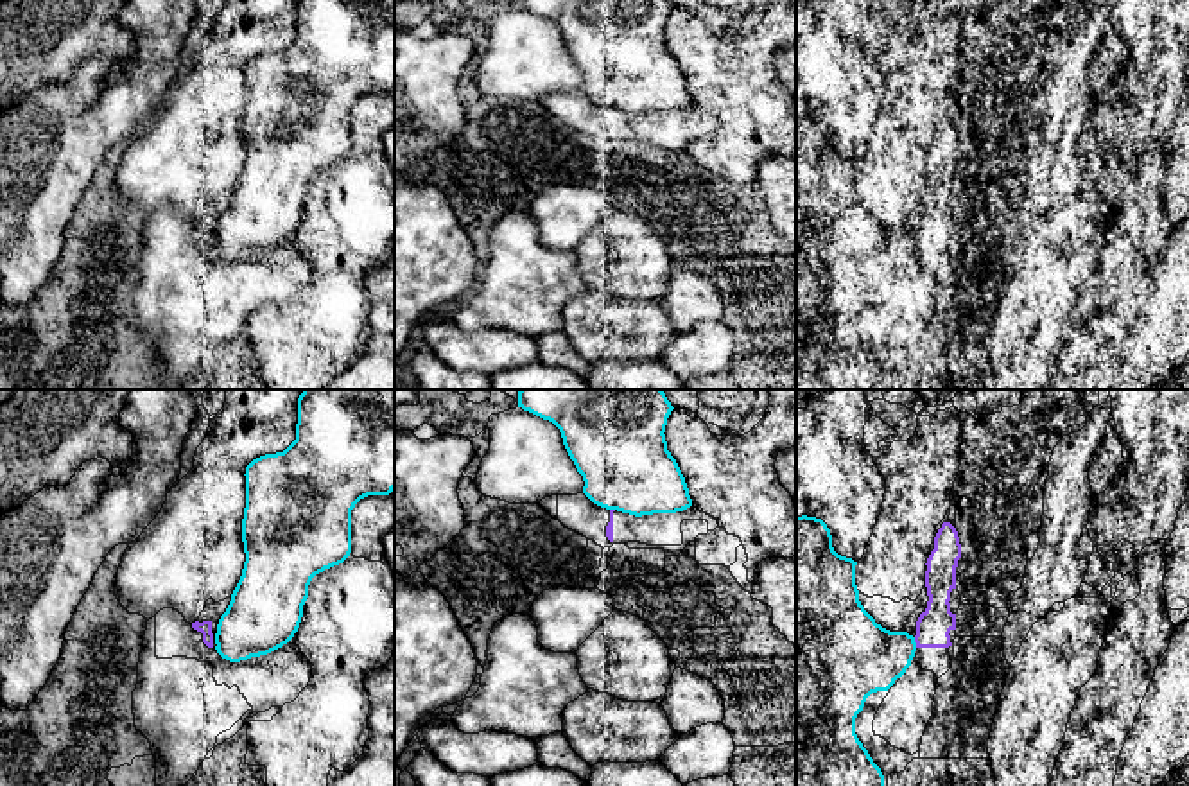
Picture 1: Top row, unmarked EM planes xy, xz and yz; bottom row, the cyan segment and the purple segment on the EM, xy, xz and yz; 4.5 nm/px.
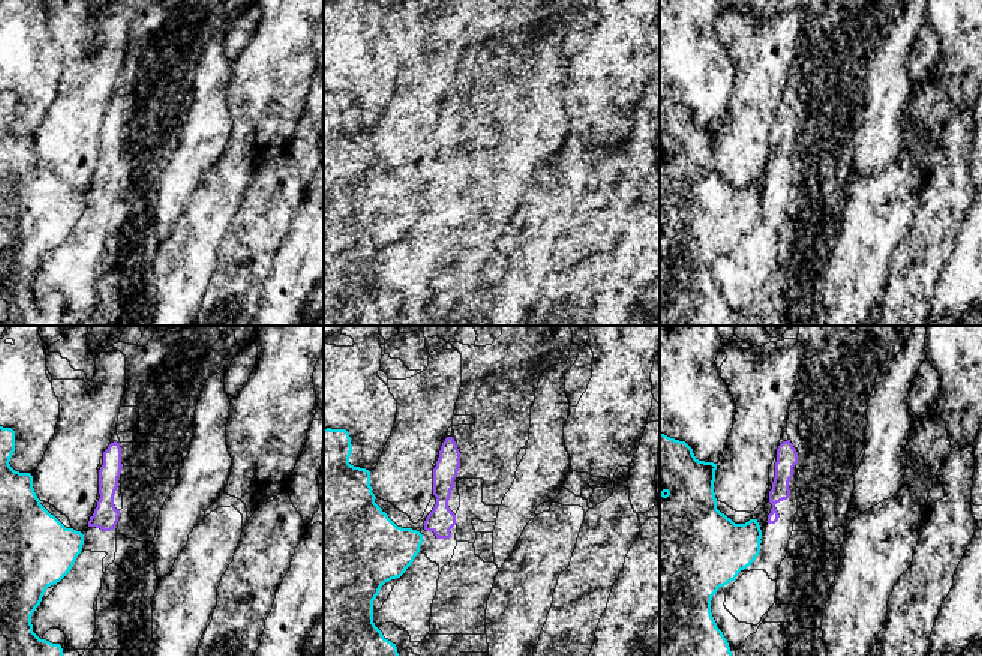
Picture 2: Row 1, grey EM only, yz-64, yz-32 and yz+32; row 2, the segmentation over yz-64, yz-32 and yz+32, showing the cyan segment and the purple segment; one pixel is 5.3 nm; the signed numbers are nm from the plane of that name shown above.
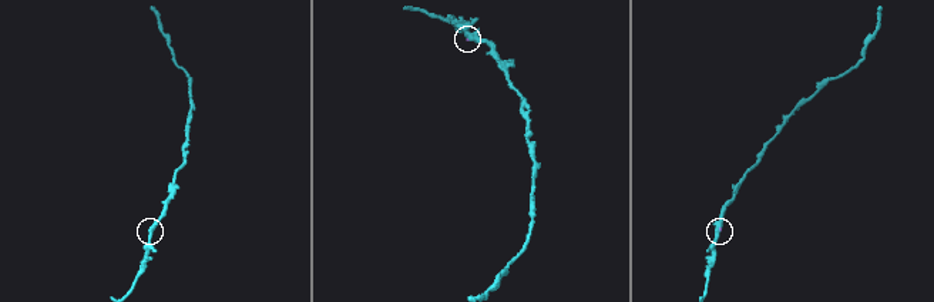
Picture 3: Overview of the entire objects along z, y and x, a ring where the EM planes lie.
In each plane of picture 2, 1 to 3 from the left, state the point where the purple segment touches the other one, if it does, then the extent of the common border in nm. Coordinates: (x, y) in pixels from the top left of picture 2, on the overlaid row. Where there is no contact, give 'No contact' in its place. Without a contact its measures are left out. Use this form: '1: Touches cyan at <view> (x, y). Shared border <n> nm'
1: No contact
2: No contact
3: No contact

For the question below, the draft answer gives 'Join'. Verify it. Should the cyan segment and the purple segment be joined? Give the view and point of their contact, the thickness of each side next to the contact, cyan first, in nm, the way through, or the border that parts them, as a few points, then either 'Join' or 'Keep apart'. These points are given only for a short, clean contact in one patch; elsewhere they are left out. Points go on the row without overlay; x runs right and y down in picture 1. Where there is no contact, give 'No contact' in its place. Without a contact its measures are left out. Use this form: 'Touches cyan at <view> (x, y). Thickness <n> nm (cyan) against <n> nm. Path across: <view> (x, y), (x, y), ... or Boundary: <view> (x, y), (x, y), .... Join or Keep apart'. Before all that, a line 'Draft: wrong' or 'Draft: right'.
Draft: wrong
Touches cyan at yz (915, 241). Thickness 340 nm (cyan) against 160 nm. Keep apart

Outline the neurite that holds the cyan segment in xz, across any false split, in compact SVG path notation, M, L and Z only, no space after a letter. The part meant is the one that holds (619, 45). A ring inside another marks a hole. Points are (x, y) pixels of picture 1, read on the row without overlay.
M518 0L518 5L552 20L563 43L583 74L583 92L597 104L635 115L653 111L676 111L692 104L685 75L676 57L667 48L665 23L671 0Z

